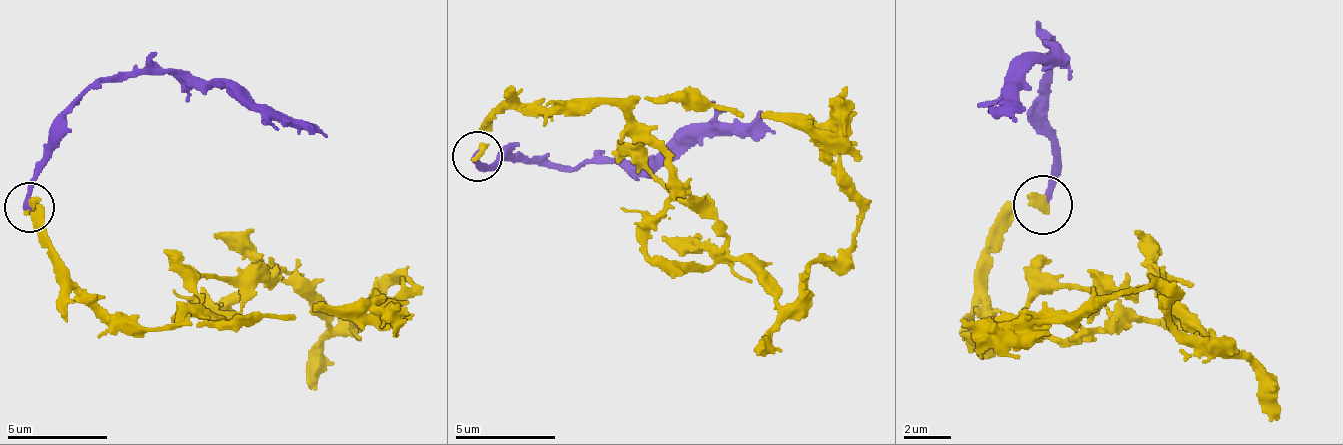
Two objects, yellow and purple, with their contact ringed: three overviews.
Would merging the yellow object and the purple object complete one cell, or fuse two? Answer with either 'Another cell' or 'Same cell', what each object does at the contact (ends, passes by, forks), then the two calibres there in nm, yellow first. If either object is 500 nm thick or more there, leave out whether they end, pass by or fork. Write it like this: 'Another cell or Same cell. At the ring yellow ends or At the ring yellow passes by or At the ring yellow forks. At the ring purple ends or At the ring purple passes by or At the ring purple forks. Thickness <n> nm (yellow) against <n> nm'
Another cell. At the ring yellow ends. At the ring purple ends. Thickness 440 nm (yellow) against 240 nm

